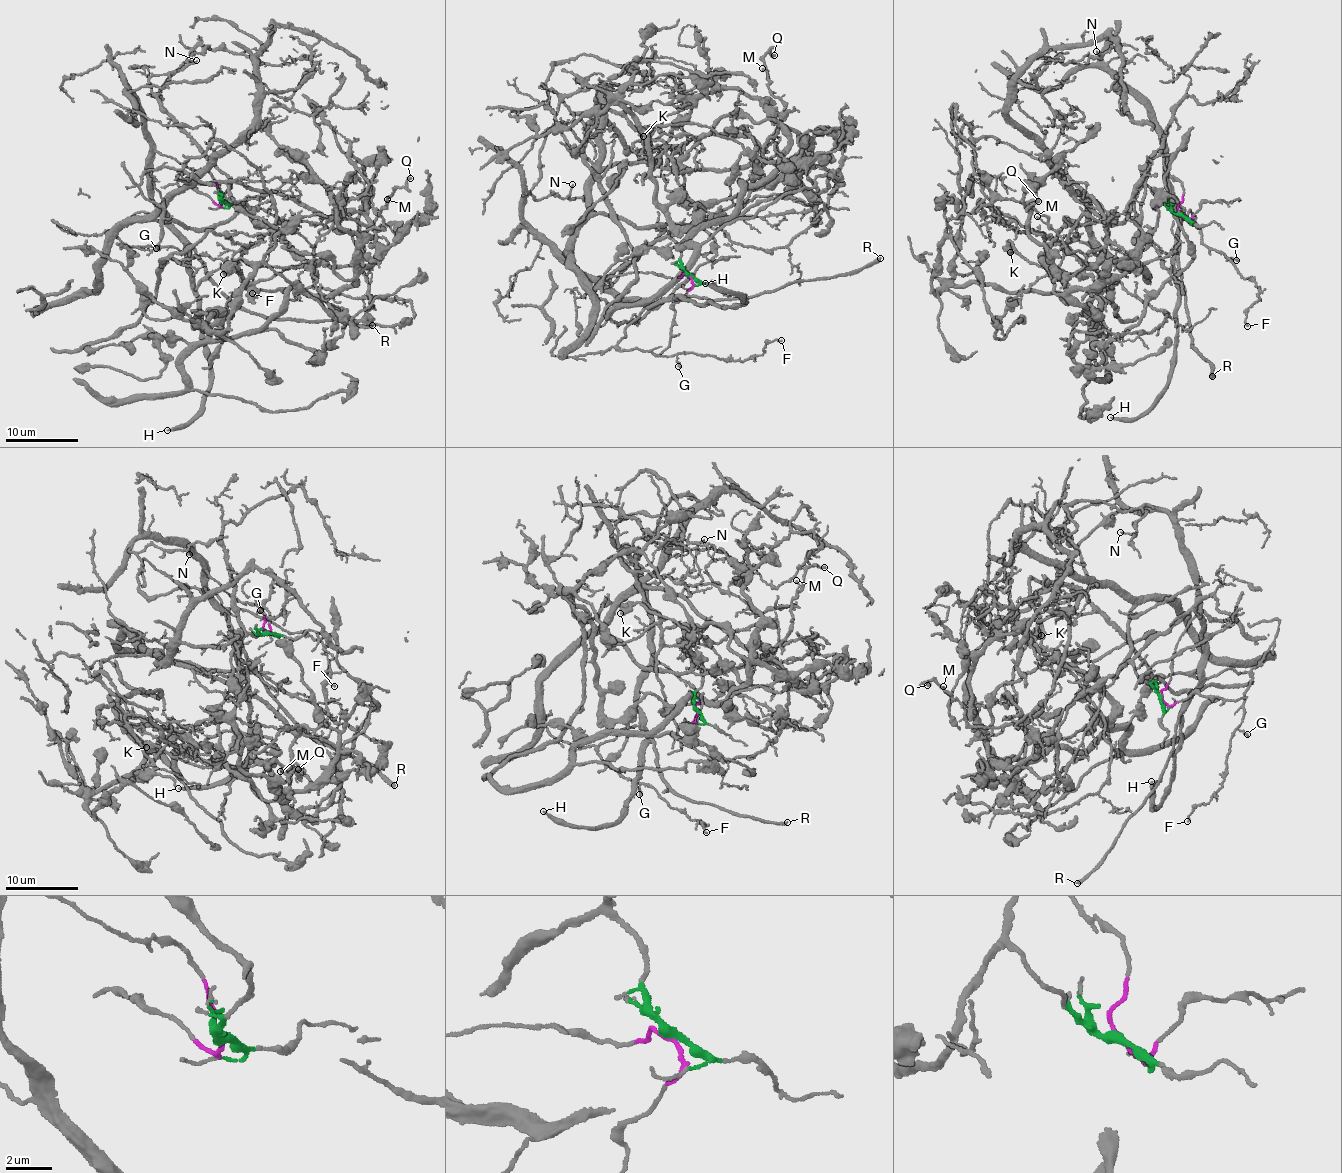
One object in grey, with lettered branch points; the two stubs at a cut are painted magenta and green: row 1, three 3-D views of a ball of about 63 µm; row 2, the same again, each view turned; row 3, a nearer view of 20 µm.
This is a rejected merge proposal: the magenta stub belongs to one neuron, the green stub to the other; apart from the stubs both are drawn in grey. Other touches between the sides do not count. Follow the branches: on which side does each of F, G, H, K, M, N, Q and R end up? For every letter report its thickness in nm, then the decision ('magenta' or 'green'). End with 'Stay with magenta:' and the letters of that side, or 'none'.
F: 110 nm thick; magenta
G: 150 nm thick; magenta
H: 200 nm thick; magenta
K: 550 nm thick; green
M: 110 nm thick; green
N: 100 nm thick; magenta
Q: 200 nm thick; green
R: 280 nm thick; magenta
Stay with magenta: F, G, H, N, R

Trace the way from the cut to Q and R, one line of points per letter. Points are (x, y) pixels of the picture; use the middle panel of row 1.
Q: (688, 275), (672, 228), (816, 209), (816, 224), (808, 174), (763, 158), (784, 107), (768, 88), (774, 55)
R: (688, 275), (627, 273), (603, 283), (626, 298), (652, 306), (683, 296), (741, 299), (852, 273), (881, 258)

